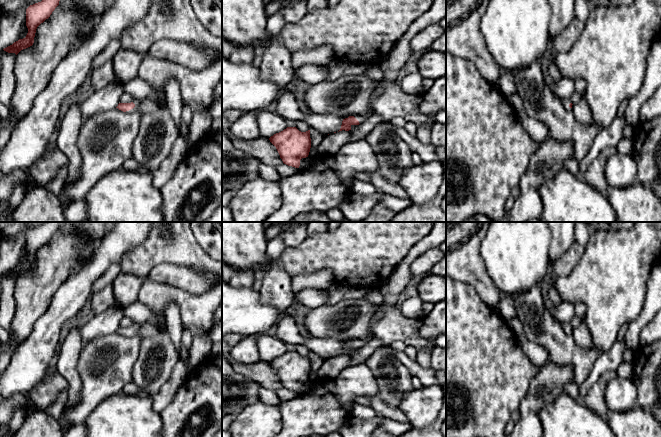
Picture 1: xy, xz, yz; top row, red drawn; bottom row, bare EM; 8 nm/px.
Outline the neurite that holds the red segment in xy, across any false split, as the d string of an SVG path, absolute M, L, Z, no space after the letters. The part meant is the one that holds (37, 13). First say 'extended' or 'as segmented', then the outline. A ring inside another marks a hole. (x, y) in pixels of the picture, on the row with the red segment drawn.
as segmented | M42 0L41 2L30 5L26 9L26 26L28 33L25 38L19 39L12 45L3 50L16 55L23 49L33 45L37 27L50 17L60 0Z

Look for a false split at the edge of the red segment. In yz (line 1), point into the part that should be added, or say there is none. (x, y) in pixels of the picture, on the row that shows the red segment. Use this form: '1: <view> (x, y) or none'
1: yz (566, 102)

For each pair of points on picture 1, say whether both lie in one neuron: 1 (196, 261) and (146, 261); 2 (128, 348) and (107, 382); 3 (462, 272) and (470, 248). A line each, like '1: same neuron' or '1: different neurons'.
1: same neuron
2: same neuron
3: same neuron

